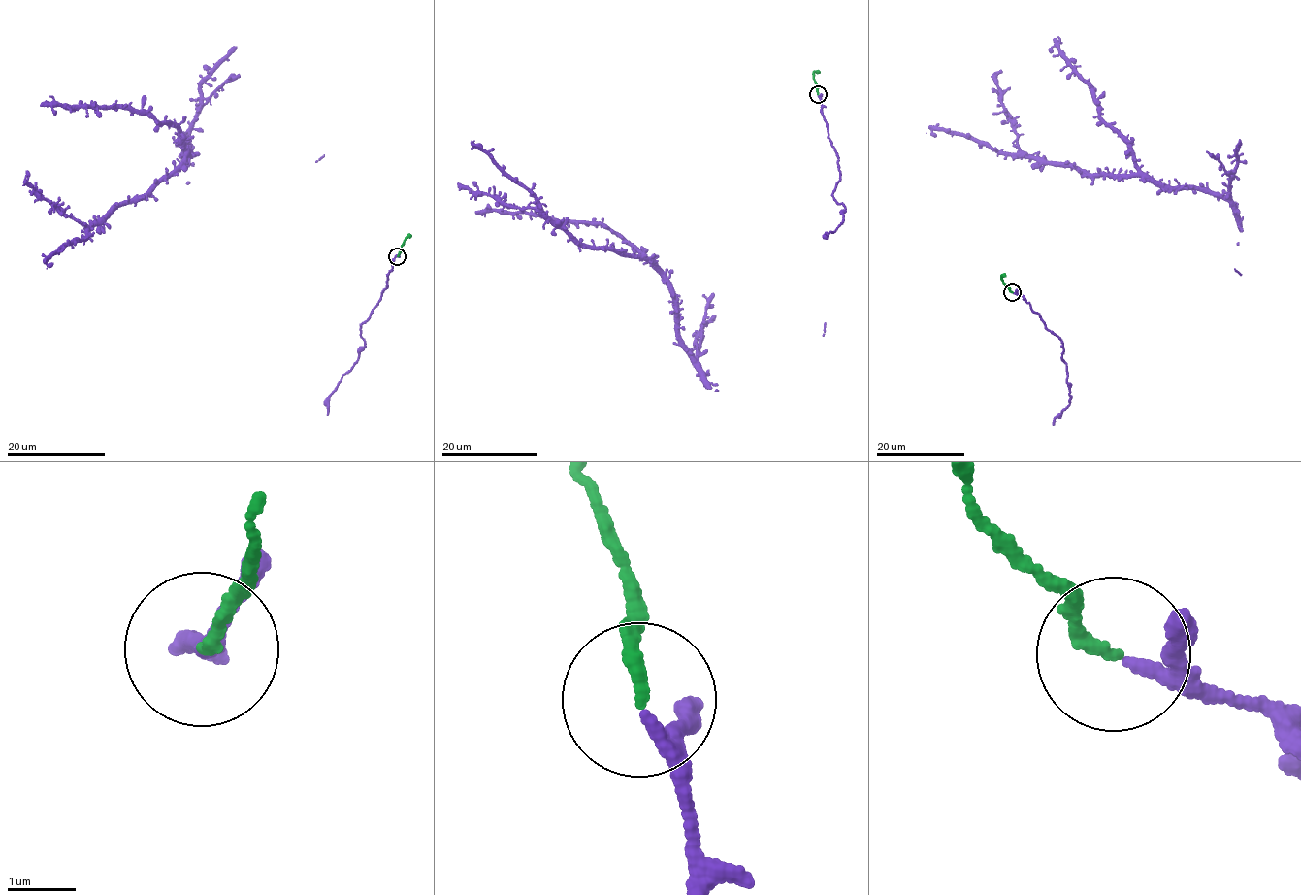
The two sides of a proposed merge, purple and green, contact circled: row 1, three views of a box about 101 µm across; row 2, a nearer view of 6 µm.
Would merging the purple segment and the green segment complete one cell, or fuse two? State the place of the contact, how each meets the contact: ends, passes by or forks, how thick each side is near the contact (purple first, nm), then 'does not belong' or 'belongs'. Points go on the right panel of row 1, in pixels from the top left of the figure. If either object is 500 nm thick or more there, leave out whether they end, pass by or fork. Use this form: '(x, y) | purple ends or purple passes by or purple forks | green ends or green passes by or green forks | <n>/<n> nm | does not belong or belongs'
(1012, 292) | purple passes by | green ends | 140/200 nm | belongs

